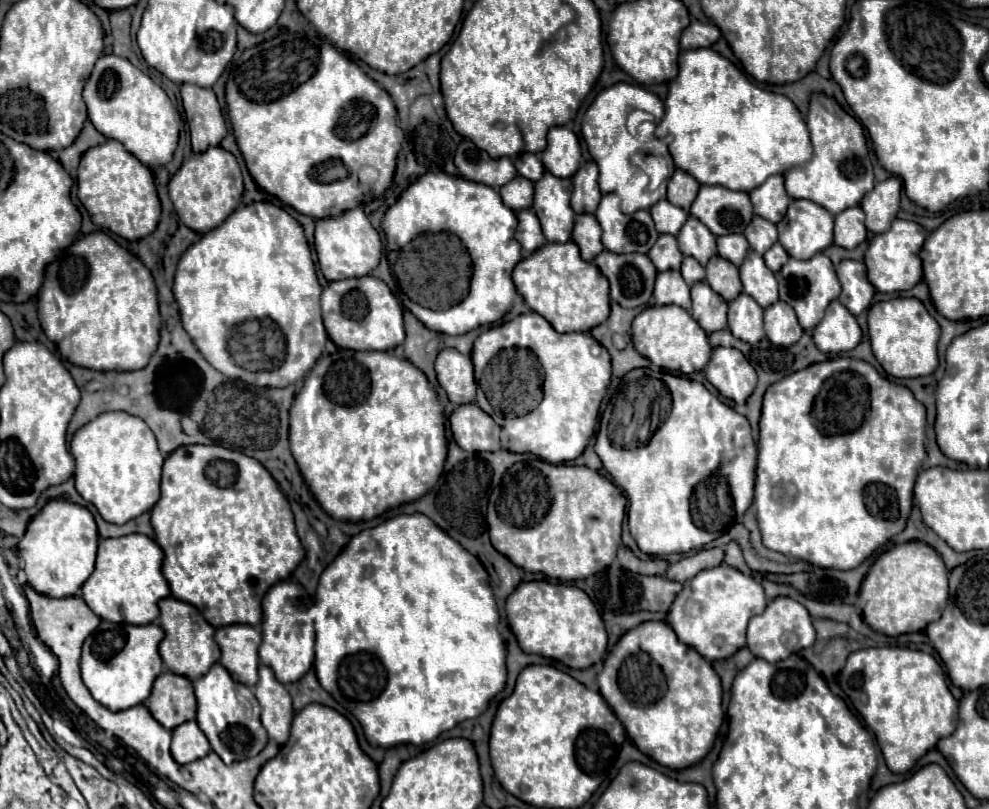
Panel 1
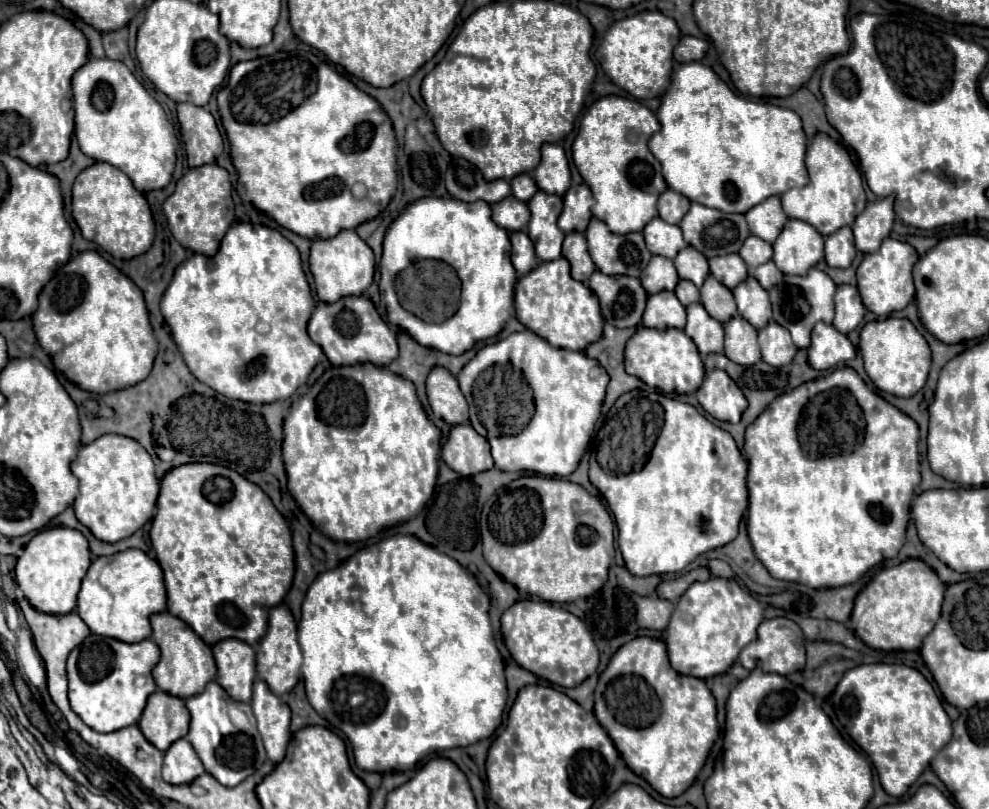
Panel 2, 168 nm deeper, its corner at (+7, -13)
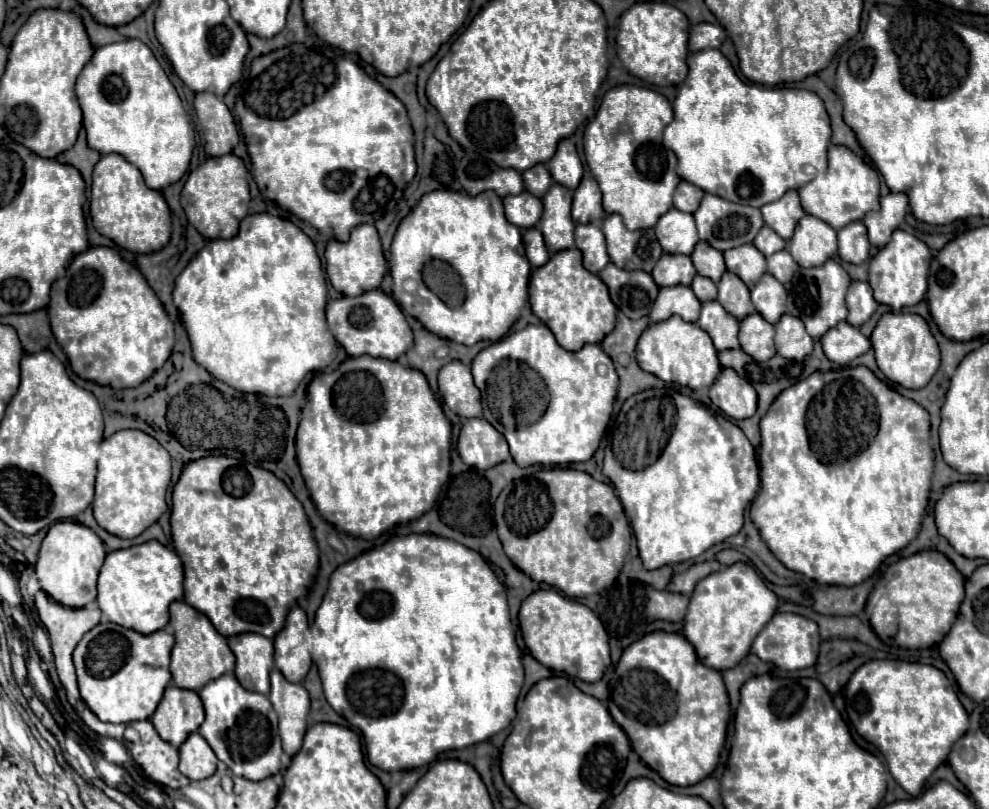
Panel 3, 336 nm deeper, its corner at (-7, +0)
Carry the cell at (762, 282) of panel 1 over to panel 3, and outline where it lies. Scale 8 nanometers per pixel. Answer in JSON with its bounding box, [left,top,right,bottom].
[750,274,786,324]

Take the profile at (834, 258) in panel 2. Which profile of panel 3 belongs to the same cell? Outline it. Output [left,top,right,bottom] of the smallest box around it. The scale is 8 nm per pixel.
[838,222,870,264]

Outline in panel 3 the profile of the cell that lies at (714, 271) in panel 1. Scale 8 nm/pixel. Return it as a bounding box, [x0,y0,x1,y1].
[718,272,754,320]

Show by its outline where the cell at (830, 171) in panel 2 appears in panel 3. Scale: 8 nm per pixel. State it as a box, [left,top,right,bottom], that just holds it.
[798,146,880,230]

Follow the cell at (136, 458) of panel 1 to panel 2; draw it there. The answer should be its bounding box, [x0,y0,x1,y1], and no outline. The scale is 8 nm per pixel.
[70,435,158,543]

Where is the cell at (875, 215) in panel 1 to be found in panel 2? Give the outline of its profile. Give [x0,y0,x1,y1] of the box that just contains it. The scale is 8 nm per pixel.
[852,199,894,253]

